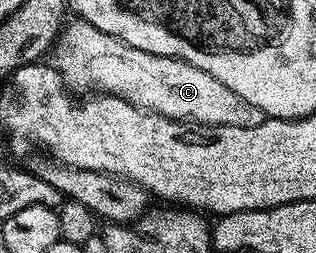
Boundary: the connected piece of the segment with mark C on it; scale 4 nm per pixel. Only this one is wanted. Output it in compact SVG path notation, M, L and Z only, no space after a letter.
M74 20L67 30L61 31L57 48L56 69L74 92L117 94L141 110L153 110L166 118L196 126L256 128L256 124L264 124L268 117L260 108L248 104L244 96L236 96L232 88L220 84L216 76L208 76L204 68L196 68L182 58L140 52L140 48L132 48L116 36L108 36L108 32L100 32L100 28L81 20Z

